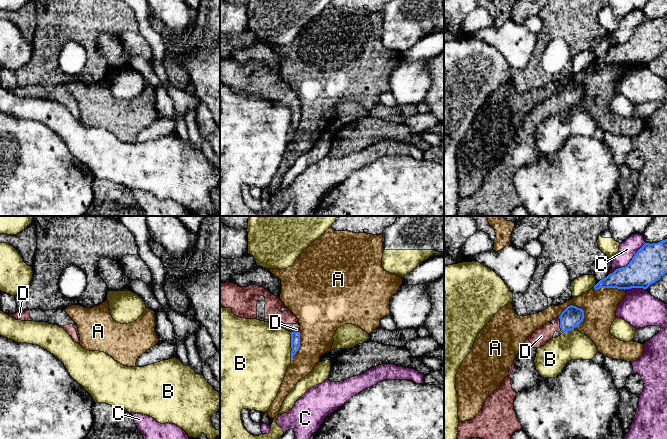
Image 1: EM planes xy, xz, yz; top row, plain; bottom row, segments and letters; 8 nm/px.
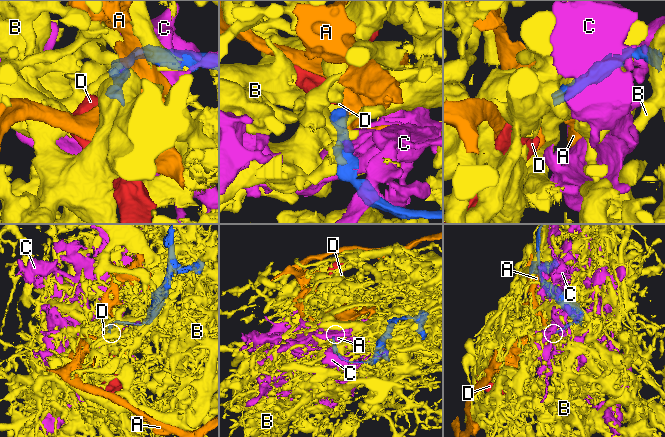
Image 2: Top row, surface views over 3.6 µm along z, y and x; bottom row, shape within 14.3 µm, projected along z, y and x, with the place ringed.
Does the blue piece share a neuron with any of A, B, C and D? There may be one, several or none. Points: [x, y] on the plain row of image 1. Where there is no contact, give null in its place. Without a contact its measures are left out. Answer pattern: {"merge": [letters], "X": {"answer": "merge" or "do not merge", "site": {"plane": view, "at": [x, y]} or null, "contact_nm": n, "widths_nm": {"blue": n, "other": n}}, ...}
{"merge": ["D"], "A": {"answer": "do not merge", "site": {"plane": "yz", "at": [570, 81]}, "contact_nm": 220, "widths_nm": {"blue": 170, "other": 260}}, "B": {"answer": "do not merge", "site": {"plane": "xz", "at": [291, 122]}, "contact_nm": 220, "widths_nm": {"blue": 80, "other": 480}}, "C": {"answer": "do not merge", "site": {"plane": "yz", "at": [629, 38]}, "contact_nm": 400, "widths_nm": {"blue": 280, "other": 140}}, "D": {"answer": "merge", "site": {"plane": "yz", "at": [560, 100]}, "contact_nm": 110, "widths_nm": {"blue": 170, "other": 140}}}

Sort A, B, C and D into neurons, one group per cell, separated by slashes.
A / B / C / D

